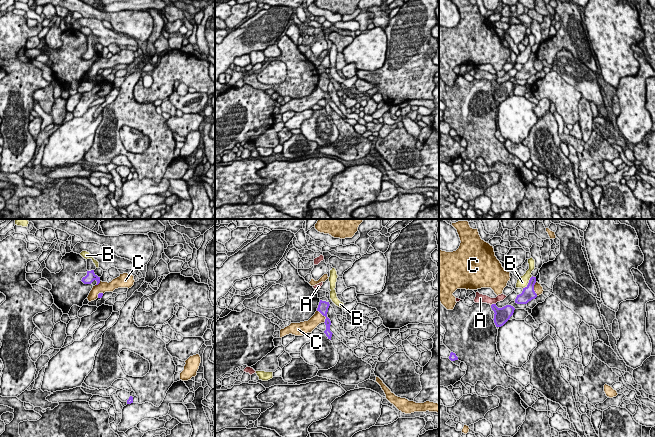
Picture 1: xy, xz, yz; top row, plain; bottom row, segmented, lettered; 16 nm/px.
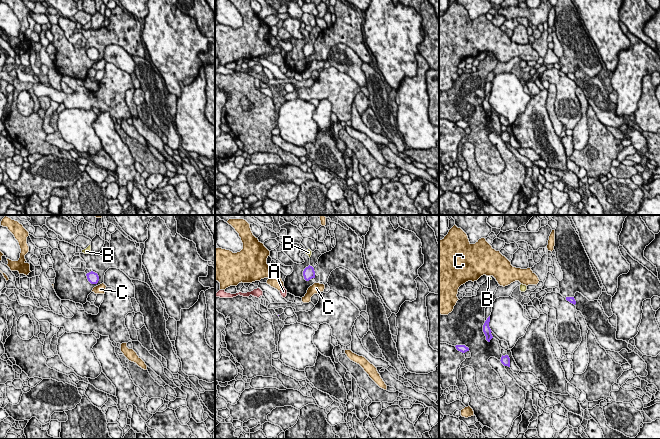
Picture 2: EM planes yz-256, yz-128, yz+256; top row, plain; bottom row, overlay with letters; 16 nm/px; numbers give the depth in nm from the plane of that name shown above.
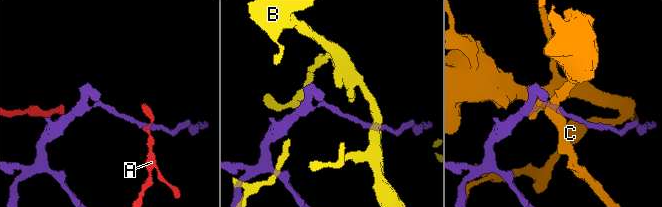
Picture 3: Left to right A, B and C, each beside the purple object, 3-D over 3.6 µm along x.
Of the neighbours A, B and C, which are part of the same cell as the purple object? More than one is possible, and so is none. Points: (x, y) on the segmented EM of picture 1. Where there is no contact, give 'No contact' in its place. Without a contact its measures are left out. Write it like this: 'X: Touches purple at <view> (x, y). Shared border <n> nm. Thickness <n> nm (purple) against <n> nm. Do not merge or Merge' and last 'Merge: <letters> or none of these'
A: Touches purple at yz (493, 304). Shared border 90 nm. Thickness 240 nm (purple) against 160 nm. Do not merge
B: Touches purple at yz (528, 283). Shared border 260 nm. Thickness 220 nm (purple) against 180 nm. Do not merge
C: Touches purple at xz (324, 315). Shared border 240 nm. Thickness 170 nm (purple) against 180 nm. Do not merge
Merge: none of these

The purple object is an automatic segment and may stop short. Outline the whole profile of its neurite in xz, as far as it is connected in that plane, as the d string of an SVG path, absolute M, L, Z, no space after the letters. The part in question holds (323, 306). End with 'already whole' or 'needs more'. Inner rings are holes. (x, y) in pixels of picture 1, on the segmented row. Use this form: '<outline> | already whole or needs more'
M320 300L319 305L318 305L318 308L317 308L317 311L319 311L323 316L326 317L325 322L324 322L325 325L326 325L326 330L324 331L324 333L326 334L326 336L328 337L328 339L331 340L331 337L332 337L332 334L333 334L330 331L331 321L327 317L327 312L328 312L329 306L330 306L329 302Z | already whole

